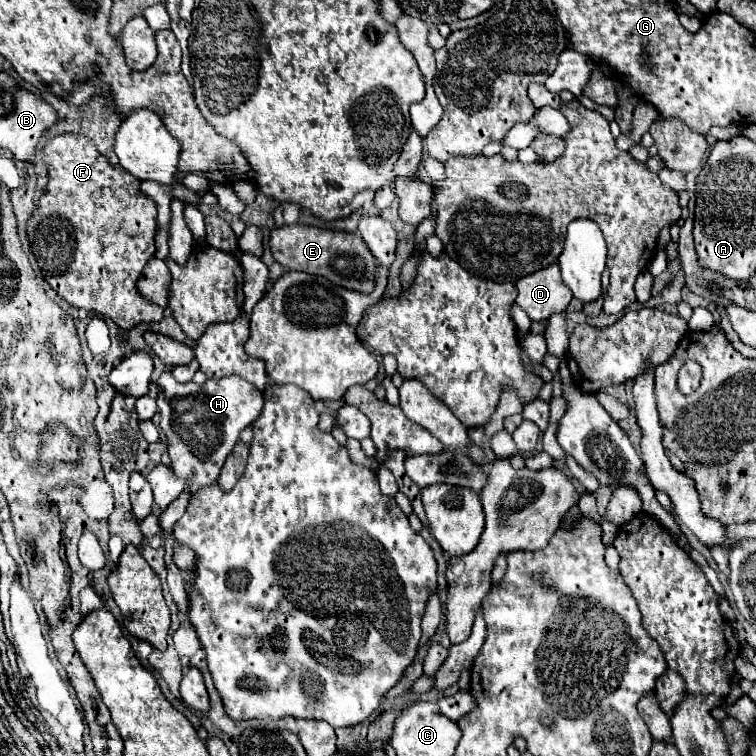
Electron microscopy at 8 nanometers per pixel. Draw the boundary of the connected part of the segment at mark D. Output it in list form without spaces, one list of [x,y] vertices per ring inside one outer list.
[[[551,264],[517,282],[517,304],[527,312],[531,320],[545,322],[547,316],[563,312],[571,302],[571,290],[563,284],[559,266]]]

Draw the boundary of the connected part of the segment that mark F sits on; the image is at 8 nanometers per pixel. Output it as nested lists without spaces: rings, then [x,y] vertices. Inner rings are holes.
[[[57,136],[45,146],[43,154],[45,164],[49,166],[49,184],[45,194],[41,196],[39,208],[27,222],[27,234],[29,246],[47,282],[63,298],[67,298],[71,306],[77,306],[85,312],[109,316],[119,328],[129,330],[141,322],[159,322],[163,318],[163,308],[141,296],[141,292],[137,290],[141,272],[147,260],[155,254],[153,236],[157,204],[141,192],[139,180],[135,180],[121,166],[111,166],[107,158],[97,152],[95,144],[91,144],[91,140],[87,140],[85,136]]]

